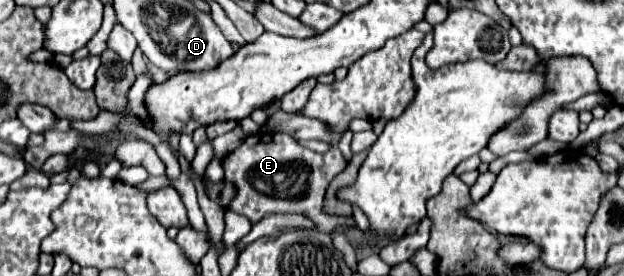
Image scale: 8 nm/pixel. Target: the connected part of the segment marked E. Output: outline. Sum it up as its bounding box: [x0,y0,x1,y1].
[223,132,357,234]

